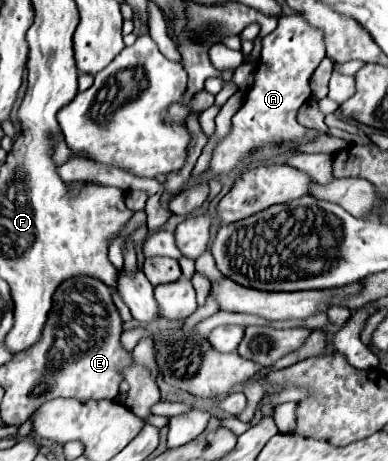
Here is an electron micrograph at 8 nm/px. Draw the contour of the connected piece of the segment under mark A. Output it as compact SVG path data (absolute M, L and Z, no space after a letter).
M280 16L274 32L262 38L262 54L256 70L254 86L246 92L242 108L232 118L230 134L214 148L210 160L210 174L228 174L254 148L278 142L302 142L306 130L296 122L298 108L310 100L310 78L326 56L322 32L304 22L302 16Z

